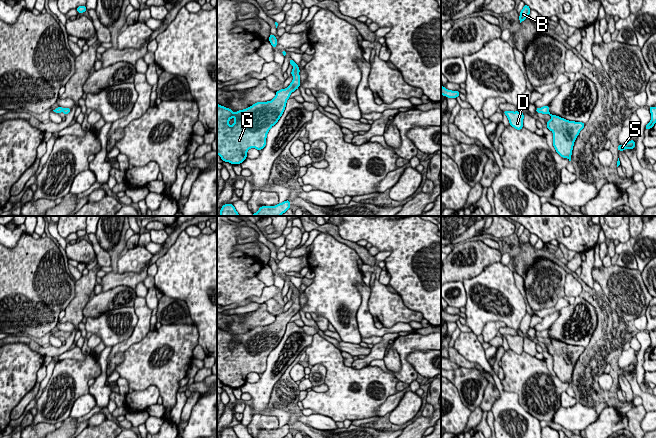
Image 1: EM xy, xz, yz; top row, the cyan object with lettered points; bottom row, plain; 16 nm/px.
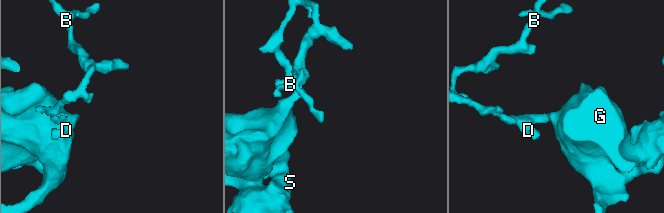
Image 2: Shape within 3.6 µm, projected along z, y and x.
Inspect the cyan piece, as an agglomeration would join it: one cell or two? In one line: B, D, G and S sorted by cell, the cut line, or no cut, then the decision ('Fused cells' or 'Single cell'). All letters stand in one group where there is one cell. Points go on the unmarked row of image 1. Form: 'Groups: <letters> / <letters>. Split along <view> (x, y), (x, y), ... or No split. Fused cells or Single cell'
Groups: B D G S. No split. Single cell

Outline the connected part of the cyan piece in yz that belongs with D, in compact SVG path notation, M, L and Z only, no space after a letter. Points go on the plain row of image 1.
M508 334L503 336L507 340L509 347L512 351L514 351L517 354L521 354L523 352L524 338L522 336L513 336Z

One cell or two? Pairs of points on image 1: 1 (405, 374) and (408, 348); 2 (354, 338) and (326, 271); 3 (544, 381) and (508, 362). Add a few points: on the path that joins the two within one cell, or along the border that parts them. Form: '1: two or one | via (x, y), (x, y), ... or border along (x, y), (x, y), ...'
1: one | via (405, 368), (404, 354)
2: one | via (338, 323), (335, 313), (334, 288)
3: one | via (535, 381), (532, 381), (517, 367)

